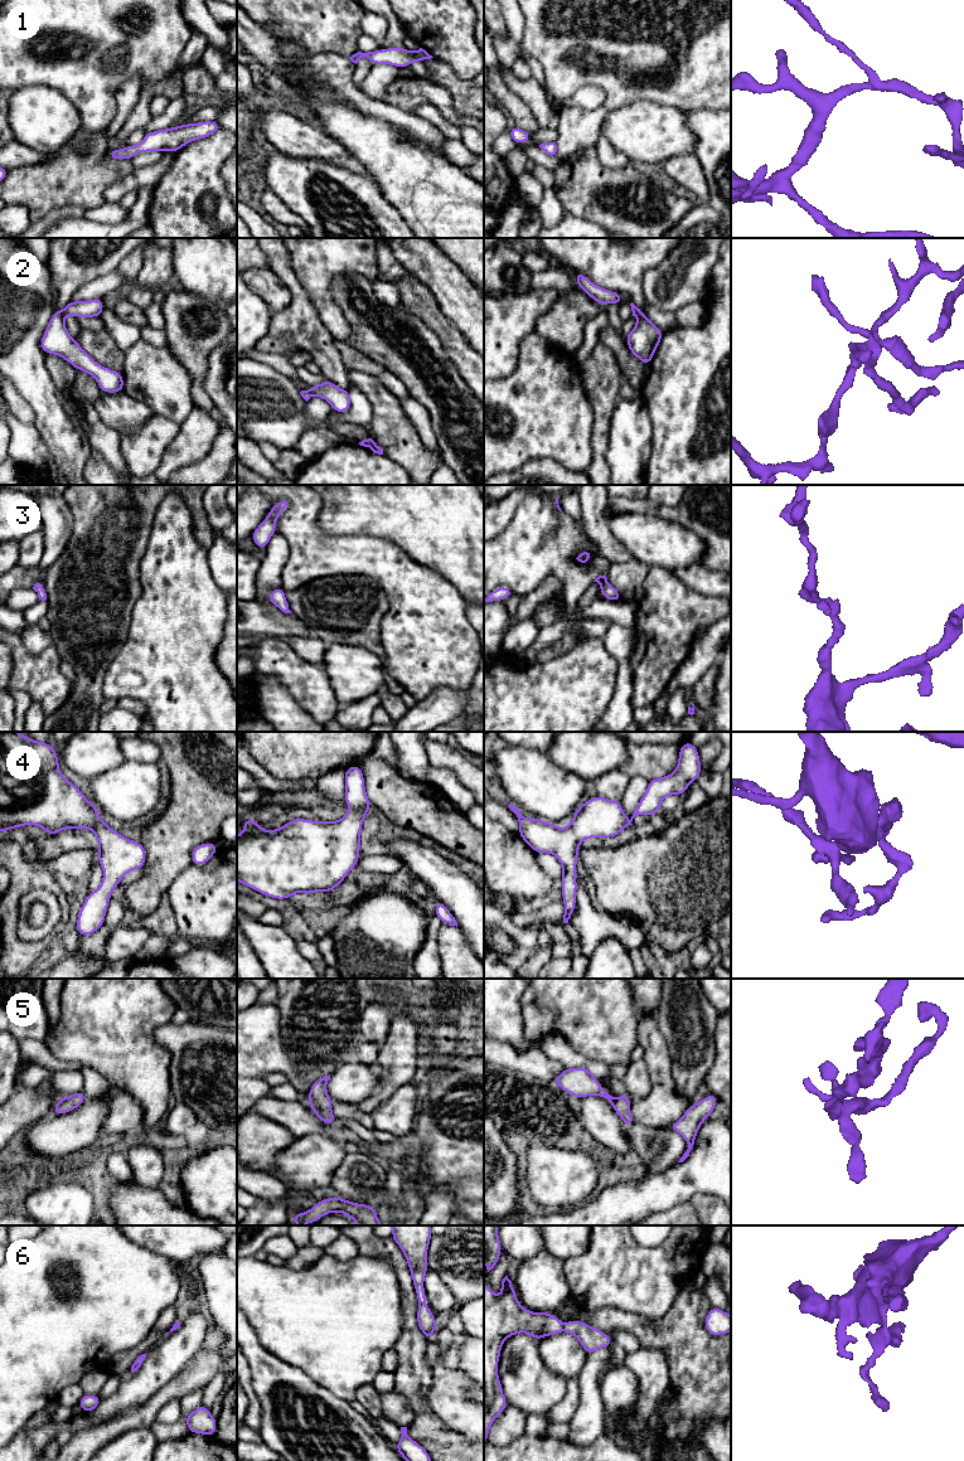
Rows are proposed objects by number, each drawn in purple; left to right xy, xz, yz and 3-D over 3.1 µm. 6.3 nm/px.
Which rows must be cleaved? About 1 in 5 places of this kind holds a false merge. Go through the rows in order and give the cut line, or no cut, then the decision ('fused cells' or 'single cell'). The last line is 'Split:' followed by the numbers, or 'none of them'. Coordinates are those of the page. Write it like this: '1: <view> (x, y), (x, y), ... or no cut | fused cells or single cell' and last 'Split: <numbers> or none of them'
1: no cut | single cell
2: xy (61, 310), (66, 315) | fused cells
3: no cut | single cell
4: no cut | single cell
5: no cut | single cell
6: no cut | single cell
Split: 2

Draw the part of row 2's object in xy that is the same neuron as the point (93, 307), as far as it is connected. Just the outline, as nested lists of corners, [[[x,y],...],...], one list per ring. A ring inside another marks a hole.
[[[103,297],[88,301],[69,301],[62,310],[66,316],[97,317],[103,314]]]

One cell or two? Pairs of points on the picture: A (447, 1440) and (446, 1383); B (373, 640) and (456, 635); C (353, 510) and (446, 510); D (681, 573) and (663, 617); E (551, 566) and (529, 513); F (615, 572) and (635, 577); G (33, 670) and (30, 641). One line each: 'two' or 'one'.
A: two
B: two
C: one
D: two
E: one
F: one
G: two

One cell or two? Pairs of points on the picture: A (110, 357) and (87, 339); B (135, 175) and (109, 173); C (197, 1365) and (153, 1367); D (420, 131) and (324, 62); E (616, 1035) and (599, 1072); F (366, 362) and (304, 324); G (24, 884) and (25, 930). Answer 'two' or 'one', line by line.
A: one
B: two
C: two
D: one
E: two
F: two
G: two

